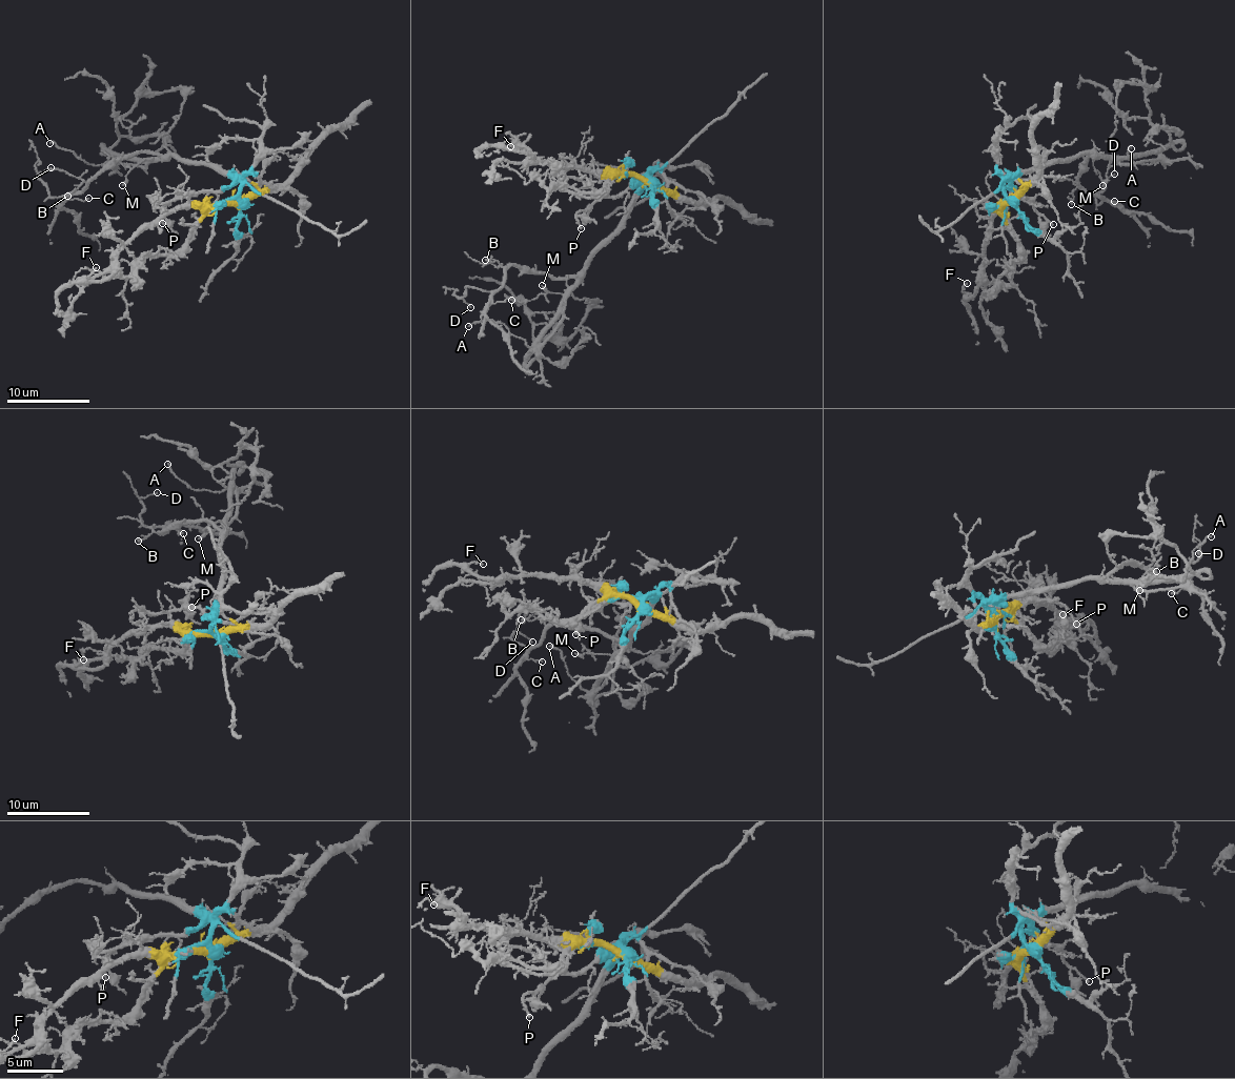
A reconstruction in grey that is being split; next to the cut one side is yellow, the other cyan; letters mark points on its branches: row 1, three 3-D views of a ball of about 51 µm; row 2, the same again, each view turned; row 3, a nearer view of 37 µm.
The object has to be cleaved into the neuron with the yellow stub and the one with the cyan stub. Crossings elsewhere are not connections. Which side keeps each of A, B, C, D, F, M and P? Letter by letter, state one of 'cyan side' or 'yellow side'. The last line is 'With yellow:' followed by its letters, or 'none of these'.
A: cyan side
B: cyan side
C: cyan side
D: cyan side
F: yellow side
M: cyan side
P: cyan side
With yellow: F

